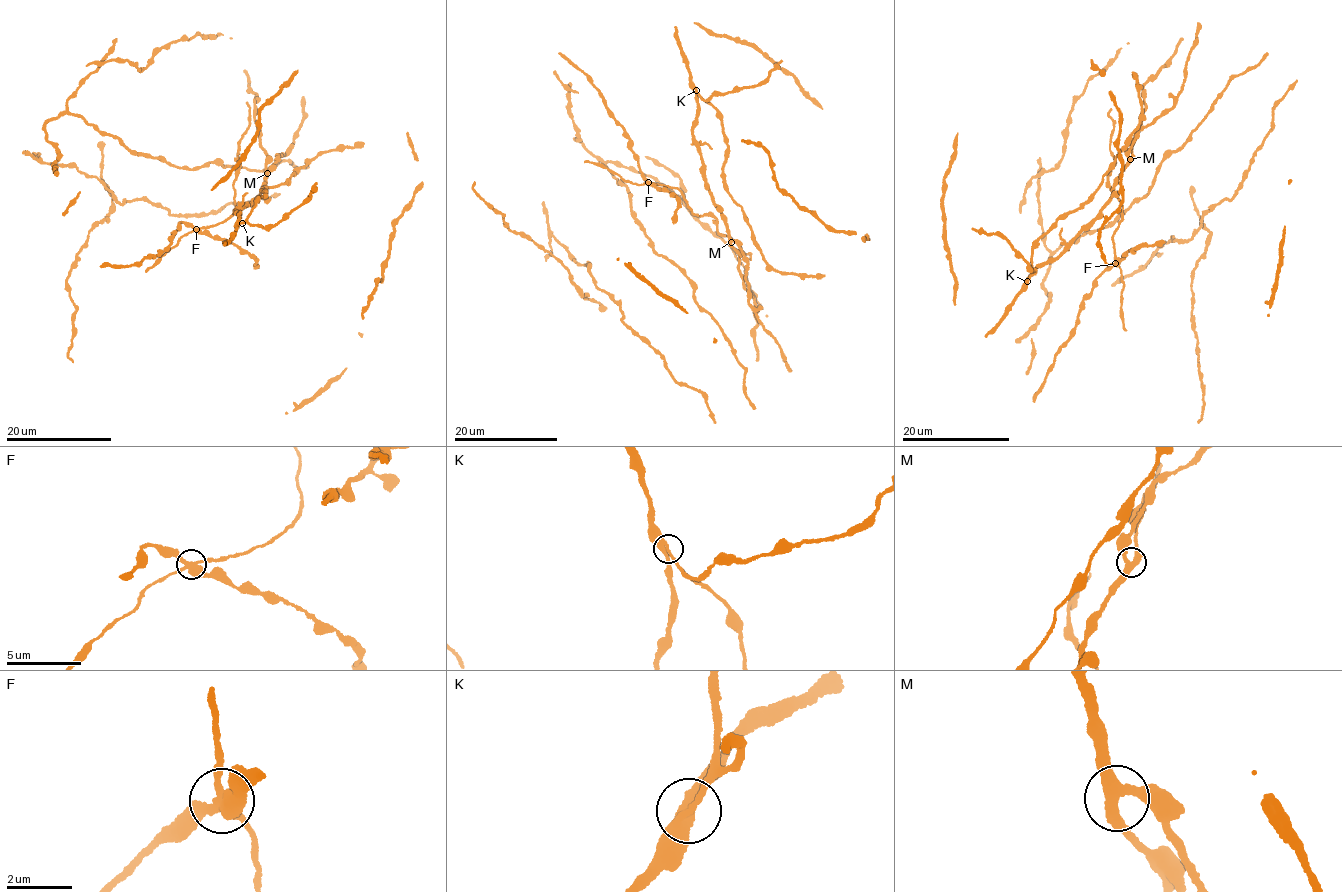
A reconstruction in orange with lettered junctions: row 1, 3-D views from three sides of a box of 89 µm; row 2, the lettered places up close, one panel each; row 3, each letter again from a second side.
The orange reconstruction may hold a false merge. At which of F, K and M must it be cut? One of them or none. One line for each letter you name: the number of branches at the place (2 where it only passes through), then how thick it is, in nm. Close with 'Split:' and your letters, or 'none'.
F: 4 branches meet; 360 nm thick
Split: F

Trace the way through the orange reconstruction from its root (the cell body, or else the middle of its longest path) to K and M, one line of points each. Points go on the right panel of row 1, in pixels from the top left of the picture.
K: (1114, 189), (1101, 210), (1058, 256), (1038, 267), (1027, 281)
M: (1114, 189), (1114, 181), (1130, 159)

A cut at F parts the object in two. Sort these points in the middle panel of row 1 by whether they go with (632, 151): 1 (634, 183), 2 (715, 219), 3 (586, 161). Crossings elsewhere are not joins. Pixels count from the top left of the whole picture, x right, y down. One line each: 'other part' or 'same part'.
1: other part
2: other part
3: other part

